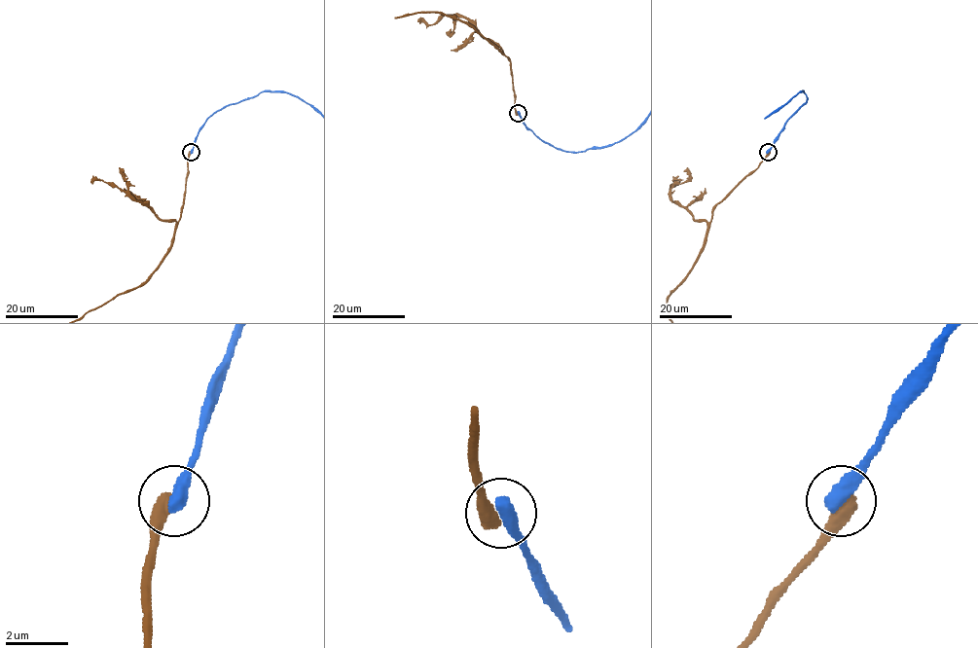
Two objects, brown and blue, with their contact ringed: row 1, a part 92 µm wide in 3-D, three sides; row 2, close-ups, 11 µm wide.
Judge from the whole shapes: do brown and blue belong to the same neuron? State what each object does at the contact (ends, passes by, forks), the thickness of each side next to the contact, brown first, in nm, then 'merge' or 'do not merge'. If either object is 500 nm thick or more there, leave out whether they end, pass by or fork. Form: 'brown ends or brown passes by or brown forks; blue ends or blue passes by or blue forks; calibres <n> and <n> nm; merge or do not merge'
calibres 550 and 550 nm; do not merge

